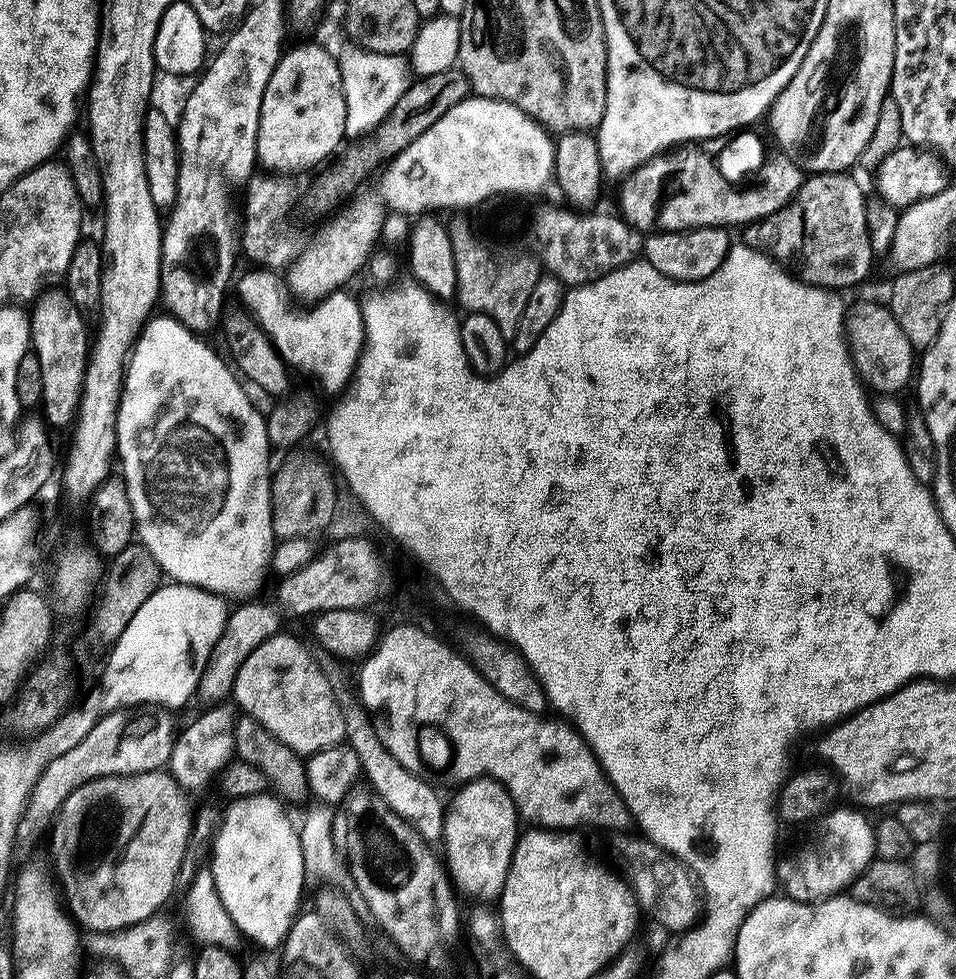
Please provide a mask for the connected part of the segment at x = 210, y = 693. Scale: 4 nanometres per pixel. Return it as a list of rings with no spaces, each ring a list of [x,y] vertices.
[[[256,602],[243,603],[246,605],[242,608],[236,608],[233,612],[231,609],[227,613],[222,634],[218,638],[218,642],[214,642],[208,660],[204,663],[204,668],[198,678],[194,696],[197,701],[201,700],[201,705],[211,706],[225,703],[232,696],[232,687],[242,662],[246,662],[246,658],[250,658],[252,651],[263,640],[268,640],[281,631],[280,620],[268,605],[252,603]]]

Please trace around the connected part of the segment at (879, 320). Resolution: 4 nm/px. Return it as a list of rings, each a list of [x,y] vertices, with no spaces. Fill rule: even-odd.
[[[880,302],[860,304],[847,313],[843,334],[846,337],[852,366],[861,381],[876,394],[900,394],[914,376],[914,350],[902,334],[902,326],[894,318],[892,309]],[[913,356],[913,360],[912,360]],[[912,376],[912,377],[911,377]],[[872,387],[872,388],[871,388]]]

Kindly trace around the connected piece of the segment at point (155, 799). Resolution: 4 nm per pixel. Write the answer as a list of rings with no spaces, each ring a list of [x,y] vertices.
[[[164,770],[143,772],[131,784],[131,799],[137,805],[144,804],[144,808],[128,843],[128,856],[124,856],[120,872],[116,872],[112,892],[108,892],[104,900],[96,900],[96,904],[84,912],[83,927],[93,928],[91,931],[96,934],[117,932],[157,915],[163,909],[160,907],[171,898],[176,880],[181,879],[180,863],[188,849],[188,841],[192,839],[194,807],[188,801],[189,793],[171,774]]]

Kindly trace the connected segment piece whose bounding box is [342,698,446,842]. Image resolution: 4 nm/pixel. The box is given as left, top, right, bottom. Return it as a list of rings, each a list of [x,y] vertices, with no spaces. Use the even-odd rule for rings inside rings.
[[[359,699],[344,700],[344,734],[347,747],[353,748],[360,759],[363,775],[368,780],[372,791],[378,793],[398,813],[409,828],[413,828],[423,840],[439,841],[444,830],[445,801],[419,775],[406,770],[394,757],[384,749],[379,731],[374,727],[369,713],[362,707]]]

